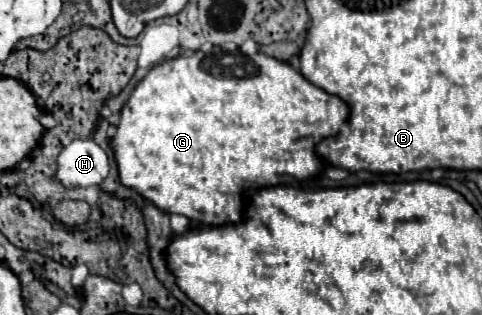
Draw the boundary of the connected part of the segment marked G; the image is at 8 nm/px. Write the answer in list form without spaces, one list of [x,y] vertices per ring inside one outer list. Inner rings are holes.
[[[214,47],[212,51],[196,51],[192,57],[176,57],[170,61],[162,61],[156,67],[150,69],[150,73],[136,85],[132,91],[128,103],[124,105],[120,113],[120,123],[116,127],[116,135],[112,137],[112,149],[114,157],[118,157],[118,171],[120,171],[120,181],[126,187],[136,189],[142,197],[150,199],[156,207],[160,207],[166,213],[178,213],[188,217],[190,221],[198,221],[202,225],[228,225],[238,223],[244,219],[244,193],[250,193],[254,189],[264,189],[264,187],[274,187],[274,185],[290,185],[292,179],[302,181],[306,179],[306,171],[310,177],[316,177],[324,169],[324,159],[316,153],[316,147],[320,145],[322,137],[330,139],[334,137],[350,117],[350,107],[346,101],[342,101],[336,95],[326,93],[324,89],[312,85],[300,71],[292,69],[288,63],[278,61],[274,57],[268,57],[264,53],[254,53],[254,55],[244,55],[240,49],[226,53],[220,47]]]

